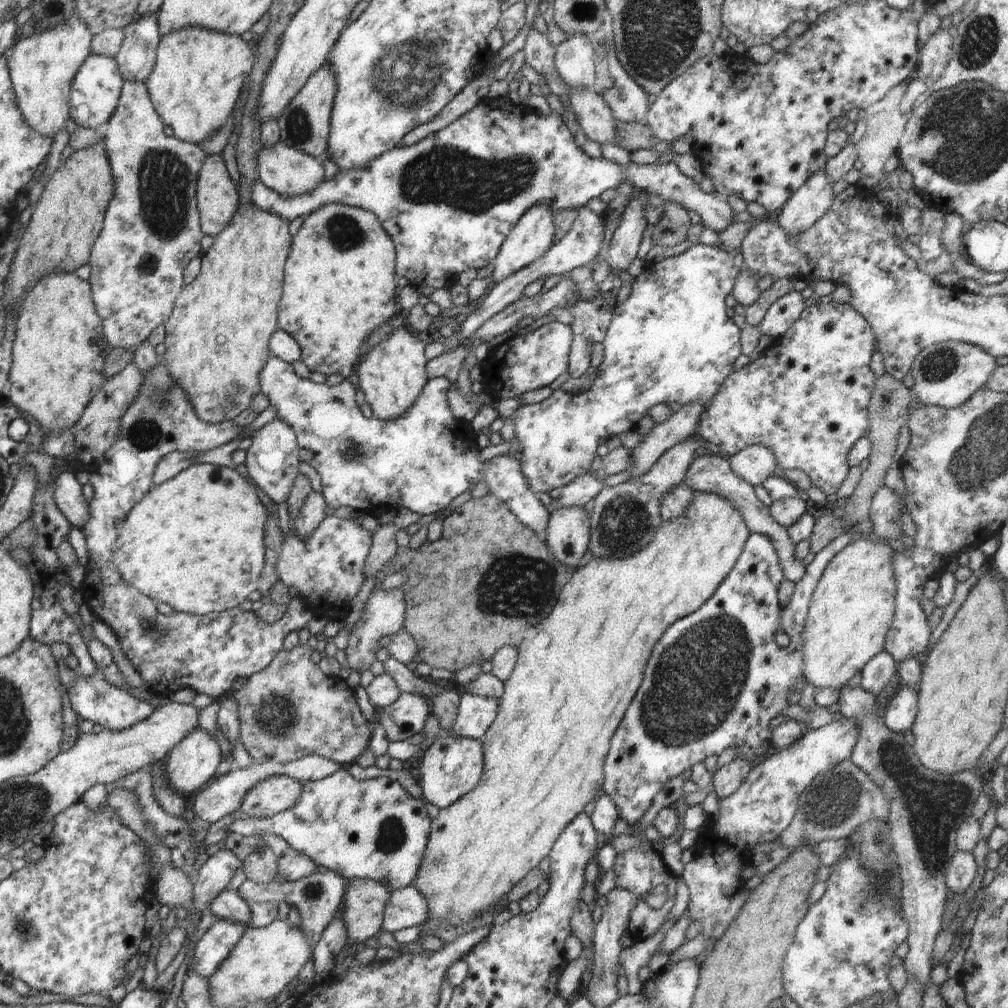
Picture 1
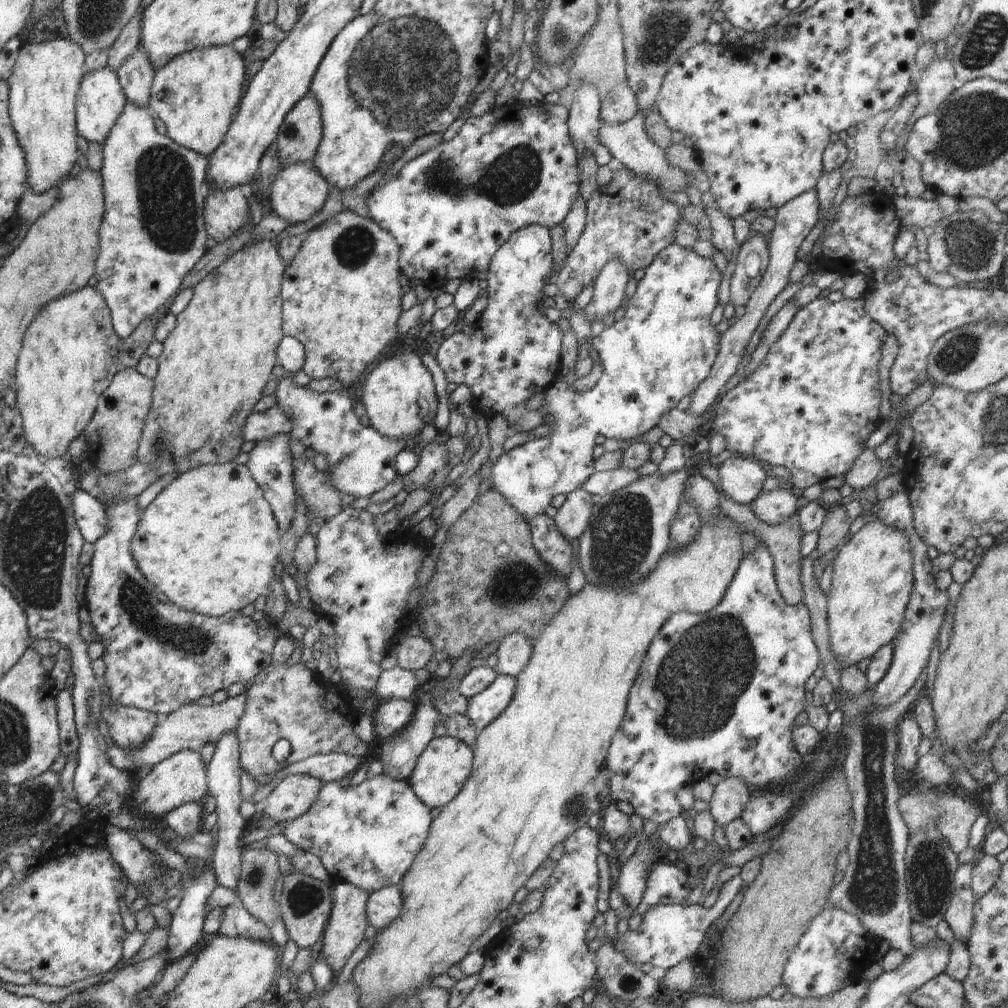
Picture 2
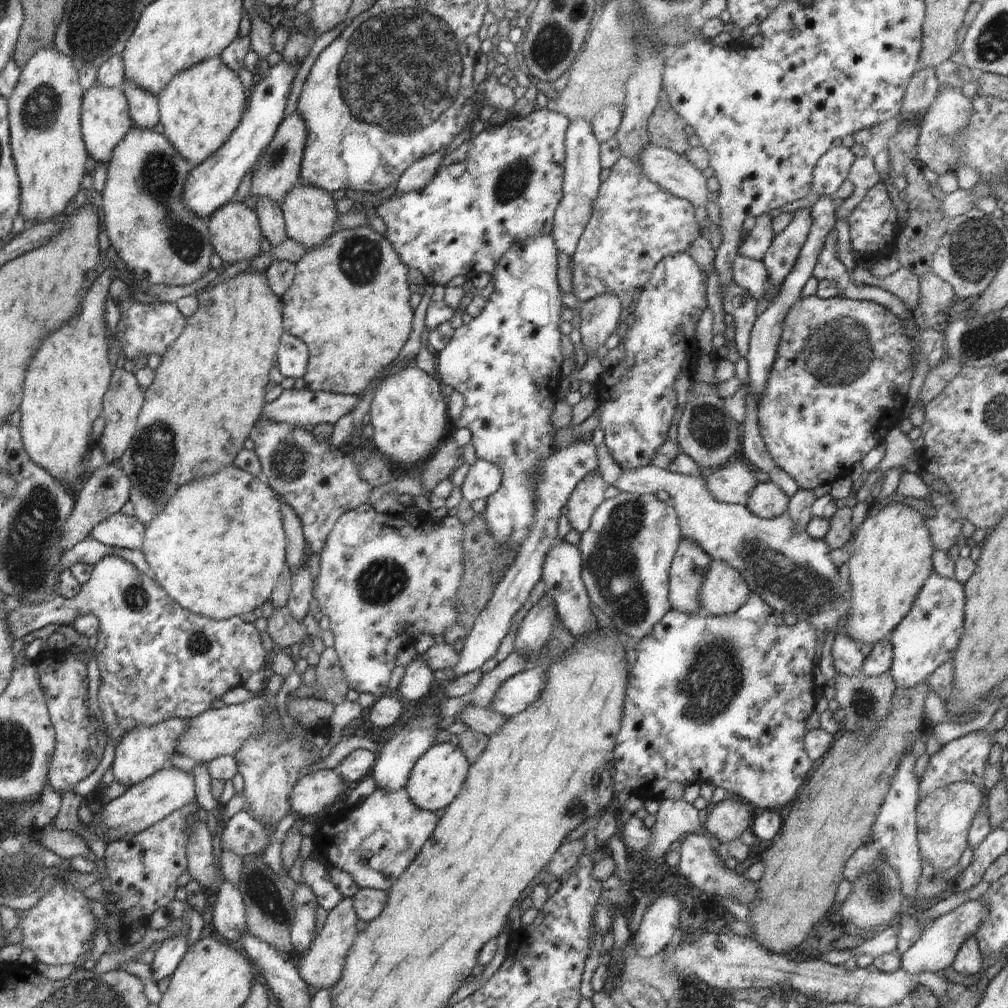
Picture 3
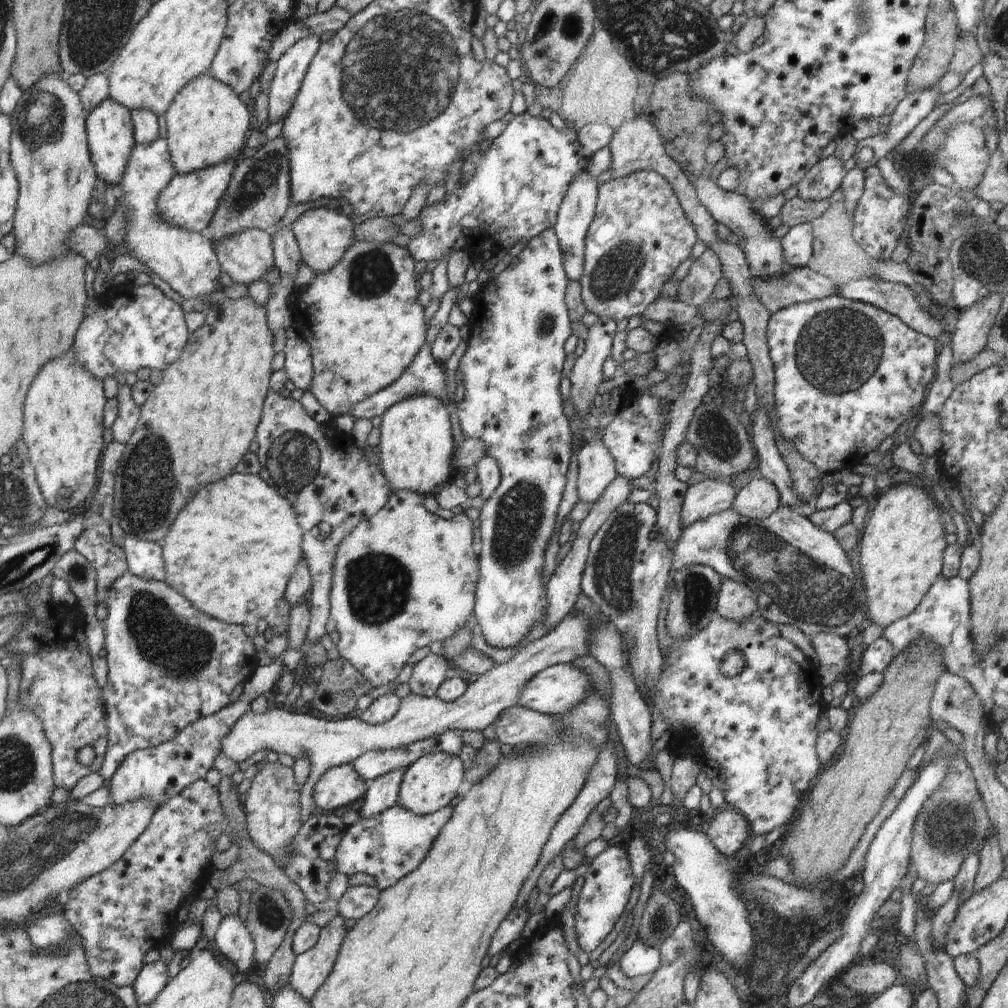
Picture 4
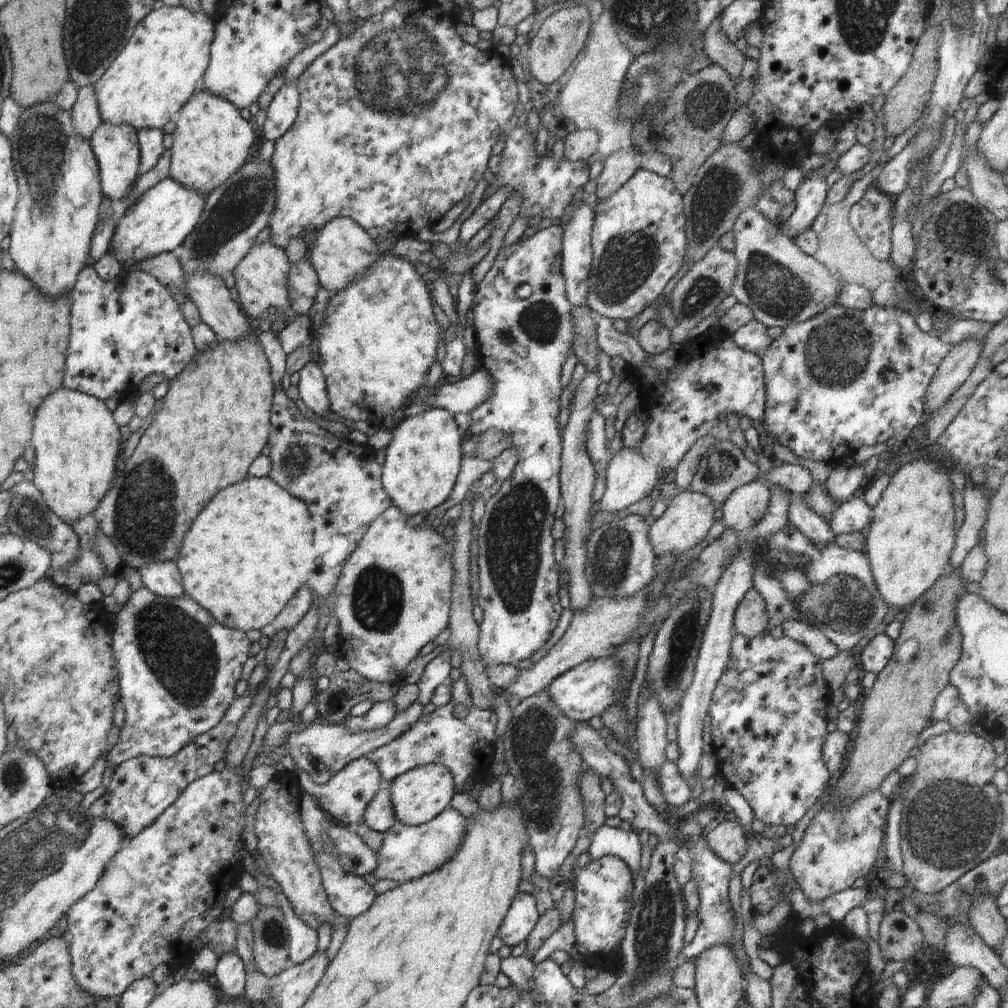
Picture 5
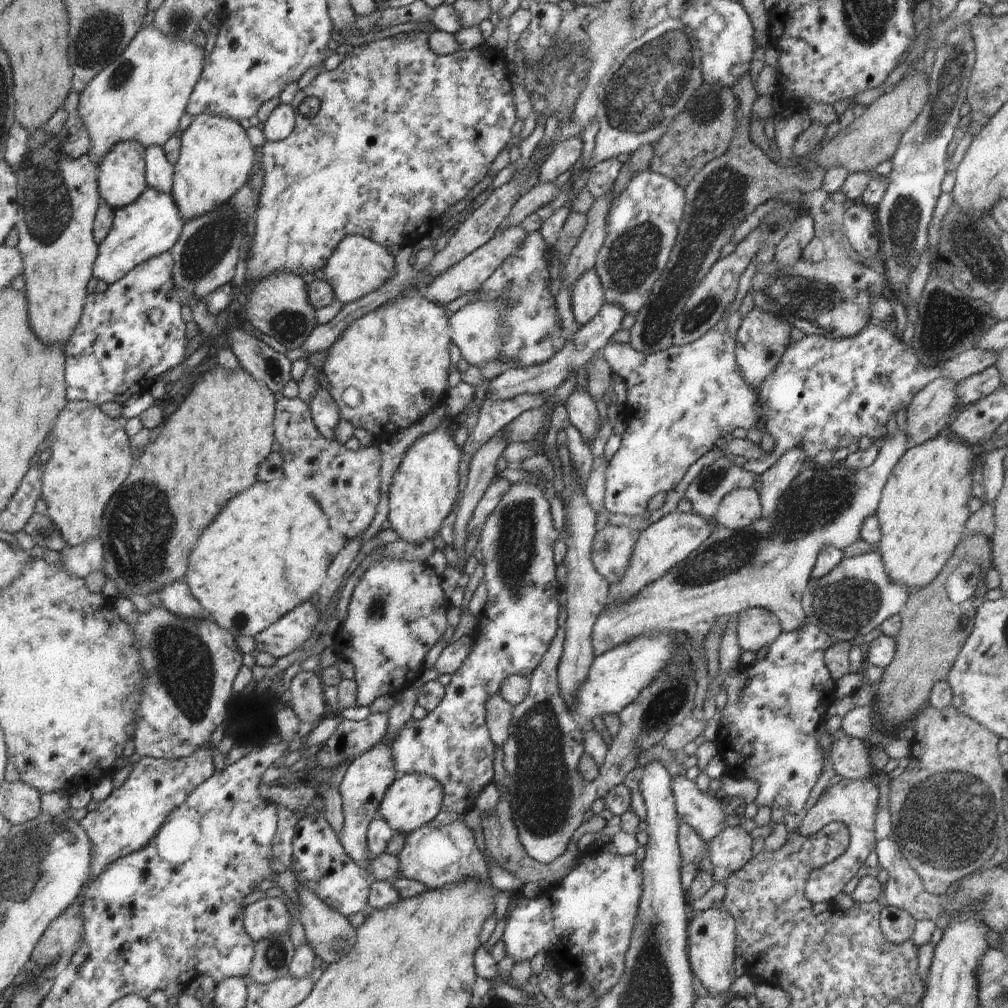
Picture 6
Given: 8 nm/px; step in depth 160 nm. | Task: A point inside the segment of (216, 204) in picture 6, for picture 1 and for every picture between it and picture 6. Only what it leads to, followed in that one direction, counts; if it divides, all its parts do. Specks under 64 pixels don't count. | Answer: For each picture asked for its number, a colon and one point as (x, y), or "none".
1: (197, 76)
2: (196, 95)
3: (199, 108)
4: (207, 122)
5: (212, 141)

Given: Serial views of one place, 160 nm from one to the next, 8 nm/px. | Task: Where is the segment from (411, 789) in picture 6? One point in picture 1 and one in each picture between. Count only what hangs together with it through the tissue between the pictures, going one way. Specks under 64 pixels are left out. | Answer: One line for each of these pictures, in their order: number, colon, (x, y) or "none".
1: (451, 767)
2: (441, 770)
3: (438, 776)
4: (431, 783)
5: (417, 796)

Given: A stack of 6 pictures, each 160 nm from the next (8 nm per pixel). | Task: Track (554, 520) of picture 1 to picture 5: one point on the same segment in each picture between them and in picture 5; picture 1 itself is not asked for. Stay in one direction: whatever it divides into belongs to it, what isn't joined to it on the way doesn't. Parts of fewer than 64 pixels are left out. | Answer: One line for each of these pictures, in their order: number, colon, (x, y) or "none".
2: (572, 518)
3: (588, 496)
4: (596, 468)
5: (597, 449)

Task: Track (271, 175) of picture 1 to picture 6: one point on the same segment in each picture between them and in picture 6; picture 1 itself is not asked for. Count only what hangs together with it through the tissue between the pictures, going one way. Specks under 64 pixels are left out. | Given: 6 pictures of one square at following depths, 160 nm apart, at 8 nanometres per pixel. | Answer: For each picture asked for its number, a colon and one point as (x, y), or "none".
2: (298, 192)
3: (310, 215)
4: (324, 235)
5: (343, 250)
6: (358, 266)

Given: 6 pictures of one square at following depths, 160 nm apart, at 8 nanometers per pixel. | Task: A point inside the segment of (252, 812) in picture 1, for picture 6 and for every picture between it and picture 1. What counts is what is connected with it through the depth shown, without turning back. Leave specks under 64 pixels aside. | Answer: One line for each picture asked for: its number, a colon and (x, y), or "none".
2: (293, 797)
3: (312, 793)
4: (339, 786)
5: (346, 797)
6: (364, 785)

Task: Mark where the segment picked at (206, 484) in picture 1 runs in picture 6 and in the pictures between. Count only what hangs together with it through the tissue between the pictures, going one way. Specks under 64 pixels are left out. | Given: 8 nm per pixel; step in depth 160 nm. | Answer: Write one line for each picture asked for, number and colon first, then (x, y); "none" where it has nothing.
2: (209, 541)
3: (218, 549)
4: (231, 552)
5: (250, 550)
6: (267, 551)

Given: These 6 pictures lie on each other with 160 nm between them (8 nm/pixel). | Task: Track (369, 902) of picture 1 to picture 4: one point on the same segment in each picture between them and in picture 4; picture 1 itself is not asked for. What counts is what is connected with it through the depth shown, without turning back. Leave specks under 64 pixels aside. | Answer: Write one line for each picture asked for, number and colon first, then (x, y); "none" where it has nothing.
2: (347, 921)
3: (321, 966)
4: (310, 969)

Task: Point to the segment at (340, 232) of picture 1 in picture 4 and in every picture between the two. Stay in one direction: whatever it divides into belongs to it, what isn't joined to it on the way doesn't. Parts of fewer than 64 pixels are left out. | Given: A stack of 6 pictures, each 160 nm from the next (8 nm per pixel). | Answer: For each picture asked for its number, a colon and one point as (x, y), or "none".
2: (341, 295)
3: (349, 302)
4: (362, 320)

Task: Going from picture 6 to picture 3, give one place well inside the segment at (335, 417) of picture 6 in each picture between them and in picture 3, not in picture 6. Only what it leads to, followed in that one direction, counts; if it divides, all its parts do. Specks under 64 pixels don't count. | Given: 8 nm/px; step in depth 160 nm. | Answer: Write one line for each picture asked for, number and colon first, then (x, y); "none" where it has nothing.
3: (292, 356)
4: (298, 365)
5: (312, 390)

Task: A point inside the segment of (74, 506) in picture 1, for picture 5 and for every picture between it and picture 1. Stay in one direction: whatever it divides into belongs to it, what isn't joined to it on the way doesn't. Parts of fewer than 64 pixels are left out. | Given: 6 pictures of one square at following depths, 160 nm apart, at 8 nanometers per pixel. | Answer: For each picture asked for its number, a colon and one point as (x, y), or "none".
2: (91, 518)
3: (119, 531)
4: (145, 559)
5: (162, 579)

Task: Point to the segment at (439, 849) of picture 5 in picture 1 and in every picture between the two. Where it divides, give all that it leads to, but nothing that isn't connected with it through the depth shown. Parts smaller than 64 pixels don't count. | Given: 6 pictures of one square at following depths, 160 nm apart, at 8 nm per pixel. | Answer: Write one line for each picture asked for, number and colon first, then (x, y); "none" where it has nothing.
1: (374, 829)
2: (368, 836)
3: (374, 841)
4: (389, 846)

